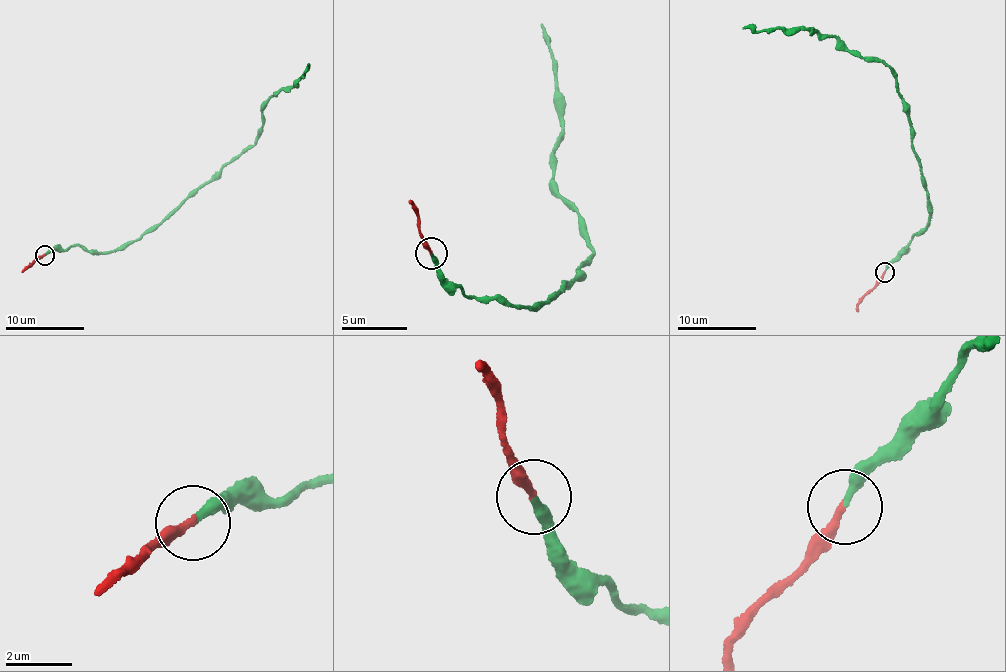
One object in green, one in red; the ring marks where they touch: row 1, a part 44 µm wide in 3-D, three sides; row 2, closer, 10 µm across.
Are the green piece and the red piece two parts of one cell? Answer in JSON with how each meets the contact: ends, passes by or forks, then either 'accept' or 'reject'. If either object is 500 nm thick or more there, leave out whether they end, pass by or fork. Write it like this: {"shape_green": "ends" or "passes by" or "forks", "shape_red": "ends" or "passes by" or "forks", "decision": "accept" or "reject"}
{"shape_green": "ends", "shape_red": "ends", "decision": "accept"}

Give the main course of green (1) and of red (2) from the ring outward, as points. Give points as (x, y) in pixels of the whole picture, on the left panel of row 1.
1: (44, 254), (75, 246), (105, 254), (122, 250), (251, 146), (270, 96), (298, 83), (308, 63)
2: (44, 254), (21, 272)

